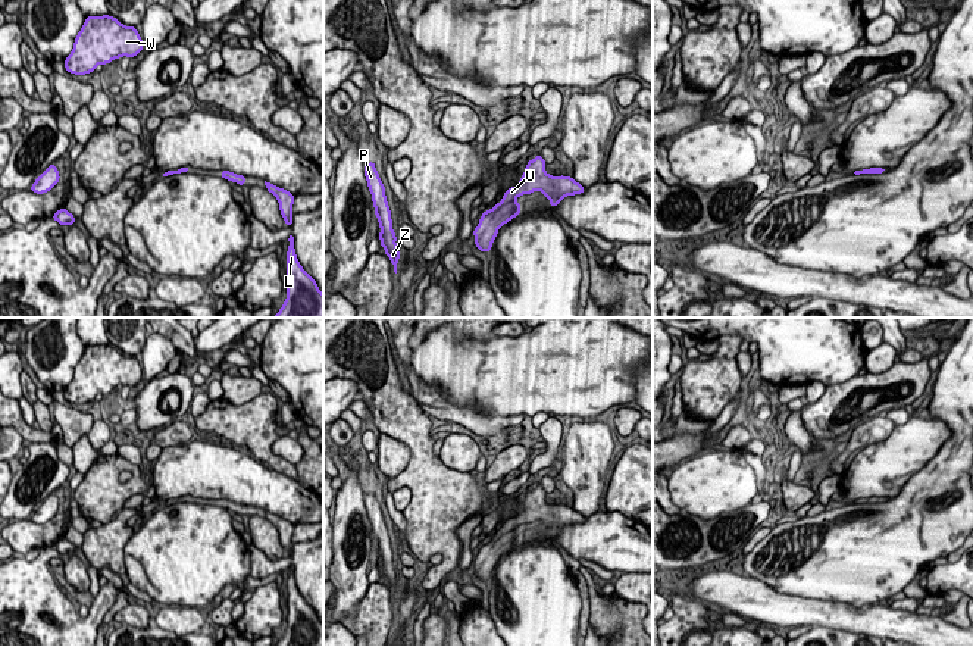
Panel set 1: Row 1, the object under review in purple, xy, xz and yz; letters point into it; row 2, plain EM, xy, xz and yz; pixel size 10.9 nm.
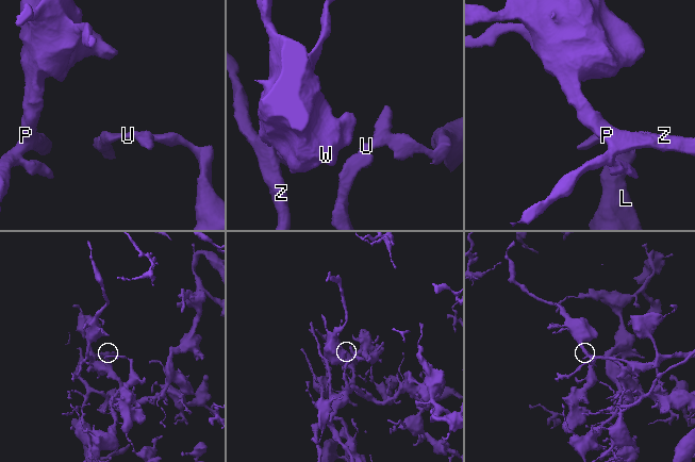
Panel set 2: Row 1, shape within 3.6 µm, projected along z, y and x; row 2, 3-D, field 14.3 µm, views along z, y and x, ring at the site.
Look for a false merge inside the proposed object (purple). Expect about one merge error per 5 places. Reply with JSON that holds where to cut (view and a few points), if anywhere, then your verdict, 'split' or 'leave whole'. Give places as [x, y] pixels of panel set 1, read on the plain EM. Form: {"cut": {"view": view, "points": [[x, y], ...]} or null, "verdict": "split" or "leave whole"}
{"cut": null, "verdict": "leave whole"}

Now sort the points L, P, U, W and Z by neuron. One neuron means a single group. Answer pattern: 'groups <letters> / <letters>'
groups L P U W Z

